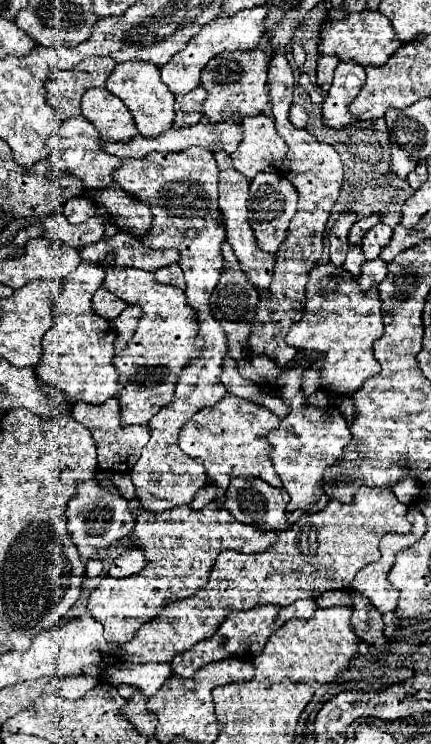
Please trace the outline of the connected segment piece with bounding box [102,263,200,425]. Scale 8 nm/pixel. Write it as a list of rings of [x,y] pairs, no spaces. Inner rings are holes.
[[[106,263],[104,266],[106,279],[104,279],[102,287],[106,287],[116,297],[124,299],[128,305],[142,307],[142,317],[138,319],[138,329],[136,329],[134,337],[130,339],[130,343],[126,345],[126,349],[122,353],[114,355],[114,367],[118,369],[118,375],[120,375],[118,399],[122,403],[122,423],[146,425],[150,421],[150,417],[156,415],[156,411],[160,411],[166,403],[170,403],[170,399],[174,399],[174,389],[176,389],[180,371],[200,353],[198,347],[194,347],[194,341],[198,337],[198,317],[196,317],[196,311],[188,305],[186,295],[180,287],[162,285],[154,279],[154,273],[148,273],[148,271],[138,271],[135,268],[127,268],[126,271],[112,271],[111,268],[106,269]]]

